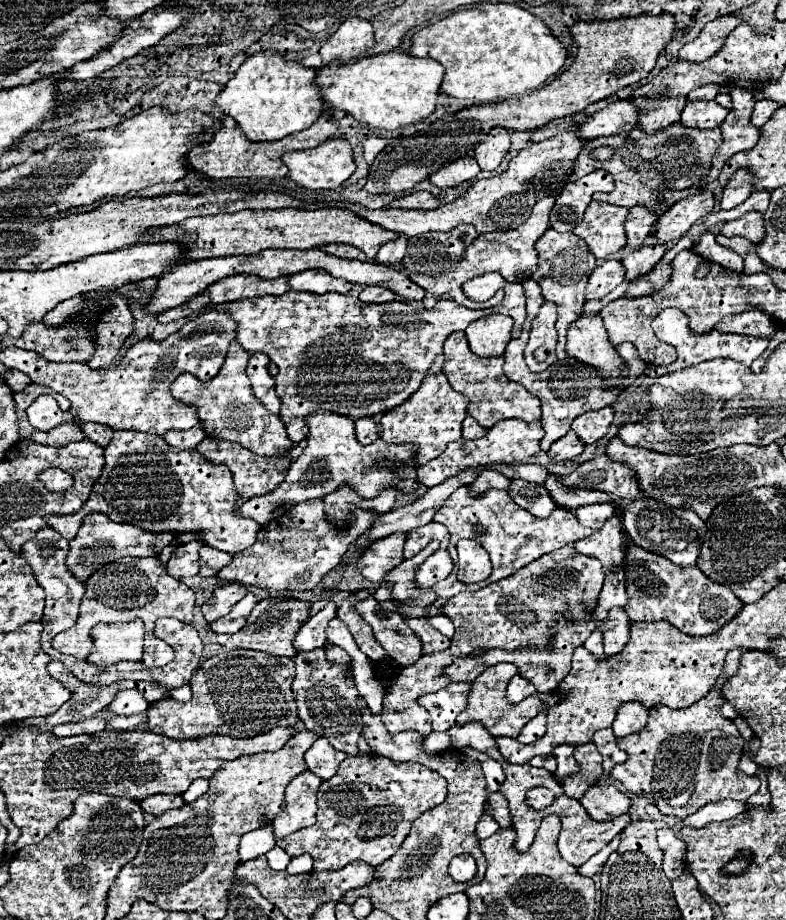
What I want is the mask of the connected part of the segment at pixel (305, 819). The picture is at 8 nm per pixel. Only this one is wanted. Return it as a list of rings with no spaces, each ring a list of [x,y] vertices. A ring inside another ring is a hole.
[[[310,771],[300,773],[300,777],[294,777],[288,783],[286,809],[284,813],[280,813],[280,817],[276,817],[276,821],[272,821],[276,837],[286,837],[316,823],[316,793],[320,783],[322,779]]]

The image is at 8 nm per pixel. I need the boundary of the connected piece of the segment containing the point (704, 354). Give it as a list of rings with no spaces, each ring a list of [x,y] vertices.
[[[664,309],[658,313],[658,317],[652,321],[652,329],[654,333],[658,335],[658,339],[664,339],[668,341],[670,345],[676,347],[678,351],[678,359],[668,365],[668,367],[648,367],[644,375],[652,377],[652,379],[658,379],[662,375],[668,375],[668,373],[674,373],[674,371],[680,371],[680,369],[686,369],[686,367],[692,367],[692,365],[698,365],[698,363],[704,363],[704,361],[710,361],[710,359],[716,359],[716,357],[728,357],[728,359],[734,359],[738,363],[744,363],[744,365],[752,365],[752,361],[766,349],[768,341],[760,341],[760,339],[754,339],[754,337],[740,337],[740,335],[726,335],[726,333],[720,333],[720,331],[710,331],[710,333],[704,333],[704,335],[694,335],[688,327],[688,323],[684,323],[682,319],[686,319],[684,313],[680,313],[680,309]]]

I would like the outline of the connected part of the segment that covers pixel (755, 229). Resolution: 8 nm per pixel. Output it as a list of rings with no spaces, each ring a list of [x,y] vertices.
[[[746,213],[740,219],[726,221],[722,225],[722,235],[726,235],[726,237],[740,235],[740,237],[756,243],[756,241],[760,241],[760,237],[764,237],[764,219],[760,213]]]

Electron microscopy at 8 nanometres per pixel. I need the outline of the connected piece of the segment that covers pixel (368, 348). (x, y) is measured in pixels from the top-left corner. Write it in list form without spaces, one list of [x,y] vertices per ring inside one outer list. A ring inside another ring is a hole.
[[[508,283],[508,289],[506,289],[506,295],[502,299],[500,305],[496,307],[490,307],[490,309],[468,309],[468,307],[460,307],[456,305],[454,301],[438,301],[438,305],[430,311],[426,309],[414,309],[406,303],[400,303],[400,301],[390,301],[390,303],[382,303],[382,305],[374,305],[374,303],[362,303],[360,299],[352,297],[352,295],[340,295],[340,293],[324,293],[324,295],[312,295],[312,293],[296,293],[296,291],[286,291],[284,295],[278,295],[278,297],[258,297],[258,299],[240,299],[236,303],[226,303],[226,305],[210,305],[202,311],[208,311],[208,309],[228,309],[228,313],[232,313],[234,321],[238,323],[238,335],[236,335],[236,341],[244,347],[244,351],[248,351],[250,355],[252,353],[266,353],[278,367],[278,375],[276,375],[276,393],[278,397],[282,399],[282,409],[280,409],[280,421],[284,423],[286,431],[288,431],[288,437],[292,441],[302,441],[306,437],[306,425],[304,425],[304,417],[316,409],[326,409],[326,411],[332,411],[332,413],[338,413],[338,415],[348,415],[352,419],[358,419],[358,417],[372,417],[372,415],[378,415],[378,413],[386,413],[398,405],[402,405],[422,383],[422,379],[428,375],[428,371],[432,369],[432,373],[440,373],[442,371],[442,363],[444,363],[444,355],[442,355],[442,343],[446,341],[446,337],[454,331],[464,331],[472,321],[488,315],[488,313],[504,313],[504,315],[510,315],[514,319],[514,337],[520,337],[522,333],[522,325],[526,321],[526,299],[524,299],[524,287],[520,283]]]

